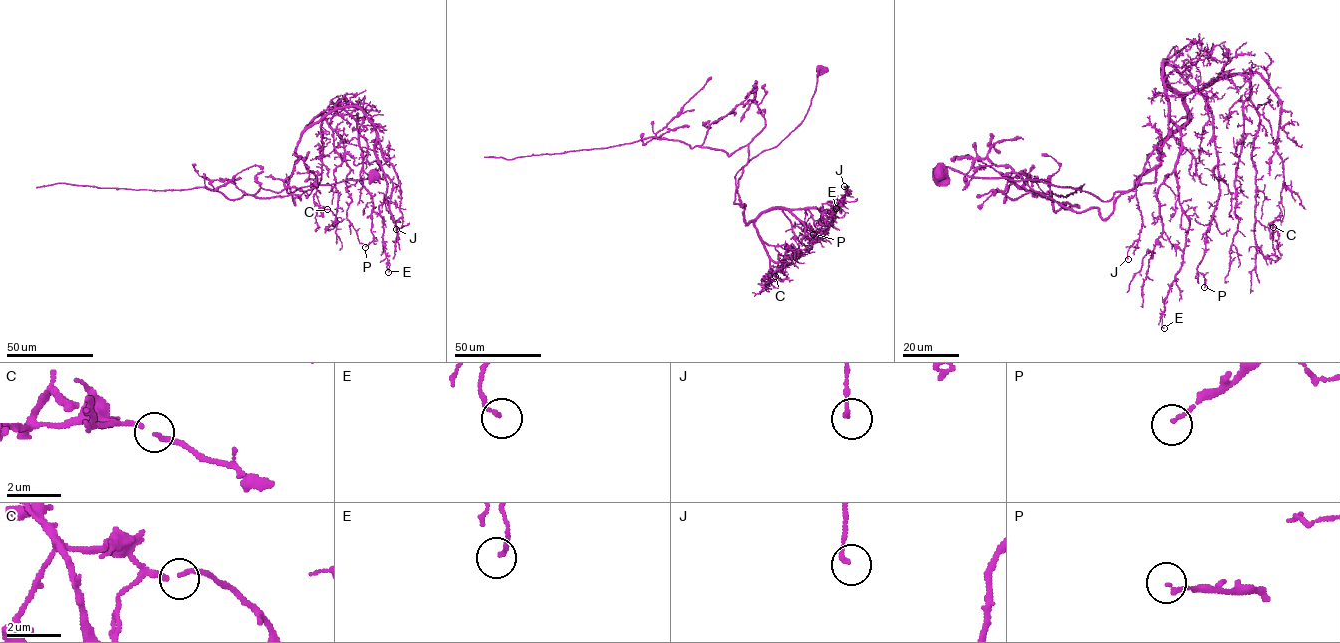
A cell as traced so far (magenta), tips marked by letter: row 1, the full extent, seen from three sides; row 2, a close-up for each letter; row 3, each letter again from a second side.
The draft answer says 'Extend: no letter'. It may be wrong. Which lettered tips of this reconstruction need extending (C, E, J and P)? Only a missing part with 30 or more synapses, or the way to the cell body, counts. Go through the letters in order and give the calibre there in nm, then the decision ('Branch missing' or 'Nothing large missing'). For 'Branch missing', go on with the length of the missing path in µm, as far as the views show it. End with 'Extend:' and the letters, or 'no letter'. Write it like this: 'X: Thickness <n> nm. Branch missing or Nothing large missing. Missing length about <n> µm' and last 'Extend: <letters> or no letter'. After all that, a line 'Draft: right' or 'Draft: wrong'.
C: Thickness 140 nm. Nothing large missing
E: Thickness 120 nm. Nothing large missing
J: Thickness 150 nm. Nothing large missing
P: Thickness 130 nm. Nothing large missing
Extend: no letter
Draft: right

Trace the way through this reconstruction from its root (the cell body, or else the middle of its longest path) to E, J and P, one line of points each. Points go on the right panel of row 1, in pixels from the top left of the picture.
E: (940, 173), (1040, 180), (1104, 201), (1129, 191), (1187, 120), (1164, 61), (1190, 227), (1164, 328)
J: (940, 173), (1104, 201), (1129, 191), (1187, 120), (1164, 61), (1168, 139), (1136, 186), (1128, 259)
P: (940, 173), (1109, 201), (1187, 120), (1170, 64), (1212, 118), (1204, 287)

